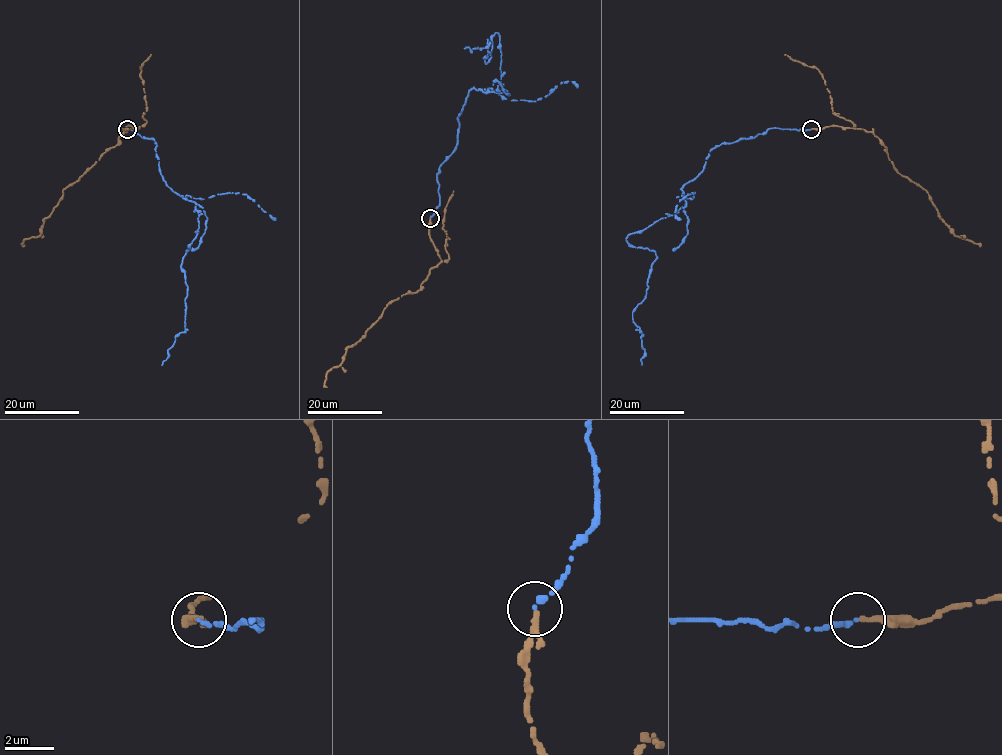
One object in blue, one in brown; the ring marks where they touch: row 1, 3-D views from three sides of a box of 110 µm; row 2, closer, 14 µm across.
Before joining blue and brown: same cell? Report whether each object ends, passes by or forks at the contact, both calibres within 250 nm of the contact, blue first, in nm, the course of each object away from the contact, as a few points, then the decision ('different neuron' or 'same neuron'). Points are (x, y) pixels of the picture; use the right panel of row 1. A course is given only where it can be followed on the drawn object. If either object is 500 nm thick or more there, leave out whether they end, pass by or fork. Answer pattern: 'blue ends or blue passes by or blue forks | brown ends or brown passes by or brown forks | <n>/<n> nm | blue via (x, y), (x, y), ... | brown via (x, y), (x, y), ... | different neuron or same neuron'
blue ends | brown ends | 200/280 nm | blue via (811, 128), (768, 128), (716, 145), (683, 187), (686, 203), (628, 235), (656, 257), (632, 312), (641, 364) | brown via (811, 128), (833, 126), (871, 131), (886, 147), (897, 172), (926, 190), (952, 233), (981, 246) | same neuron

